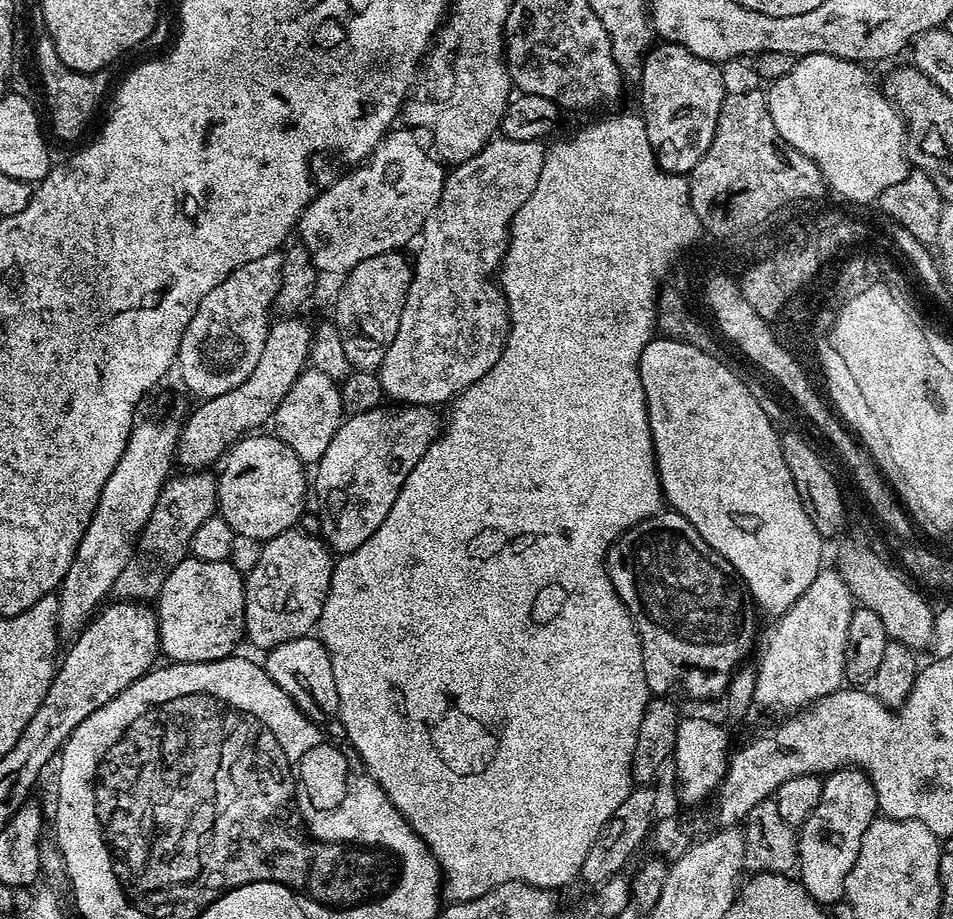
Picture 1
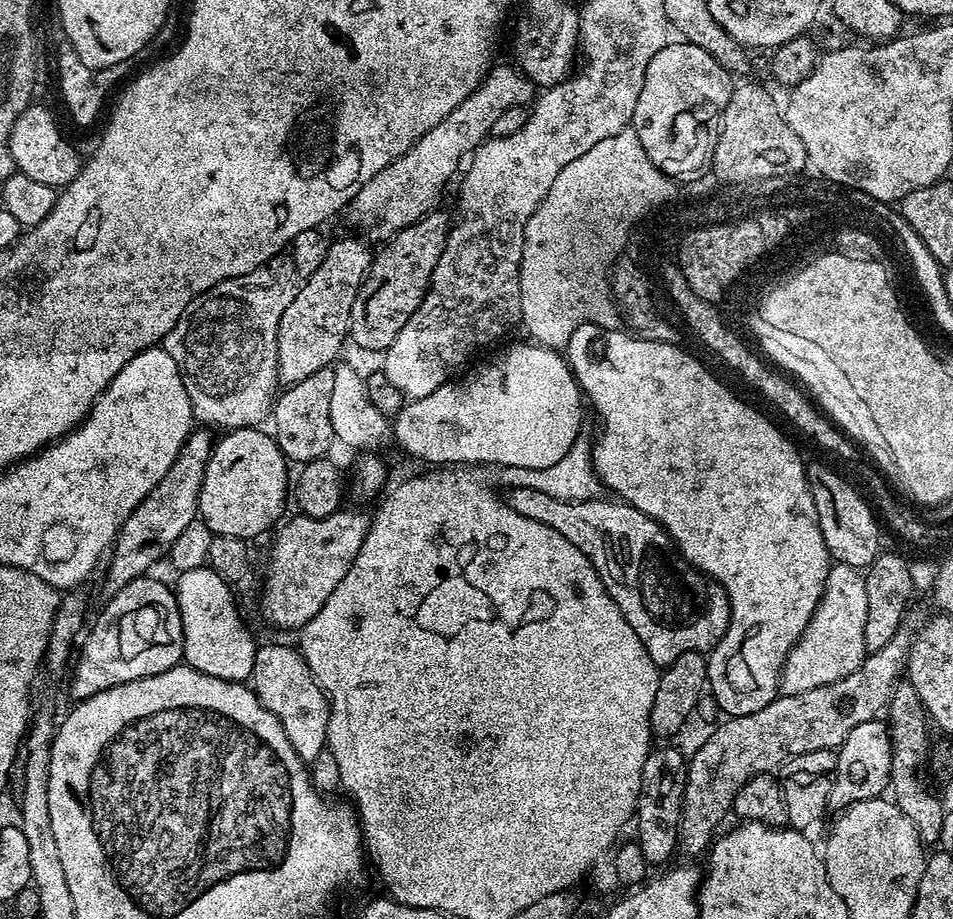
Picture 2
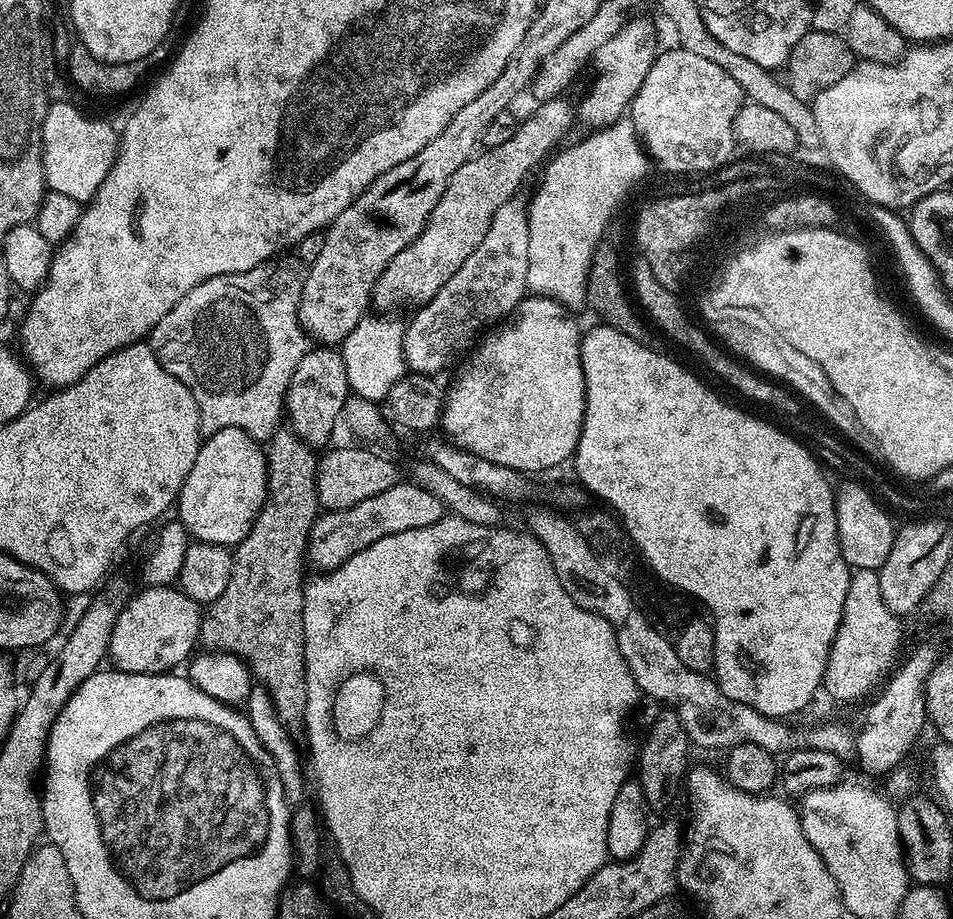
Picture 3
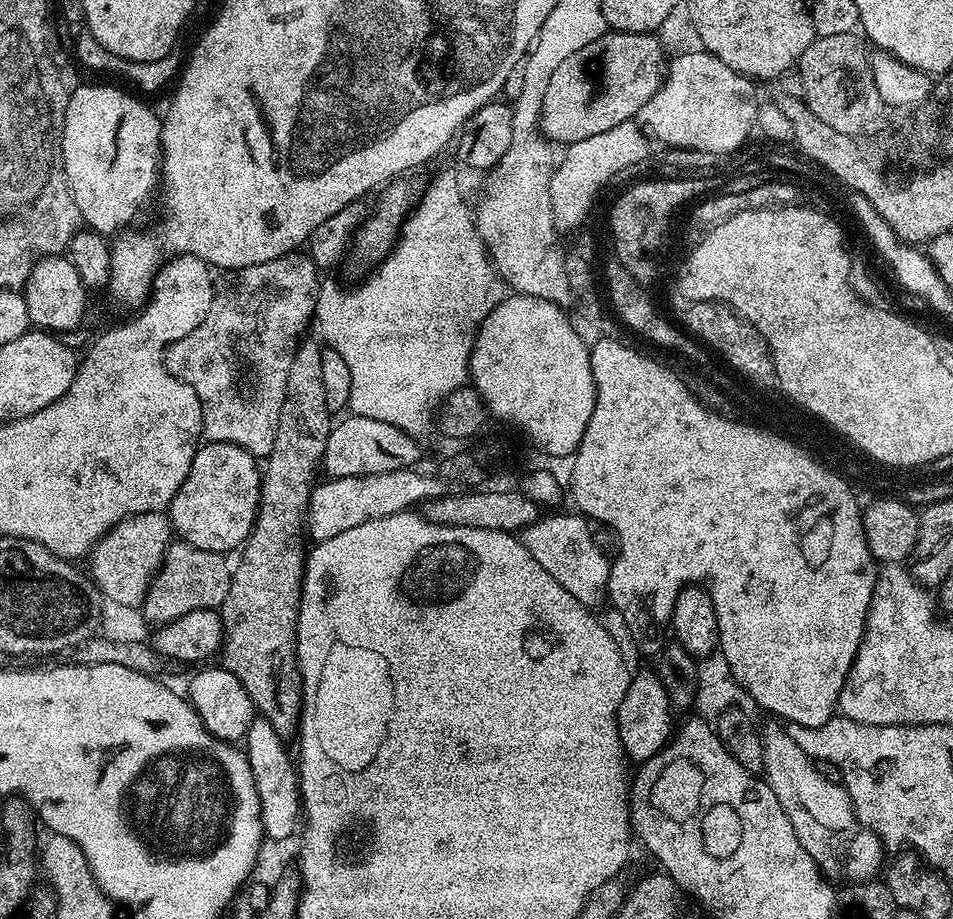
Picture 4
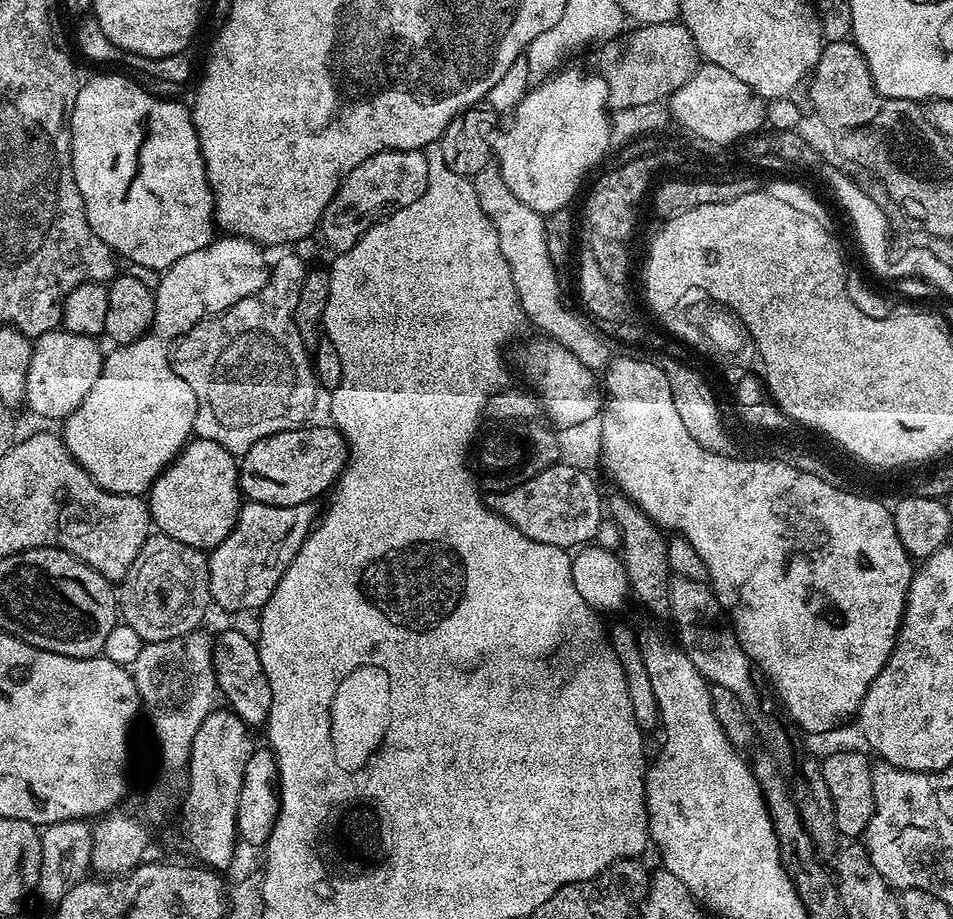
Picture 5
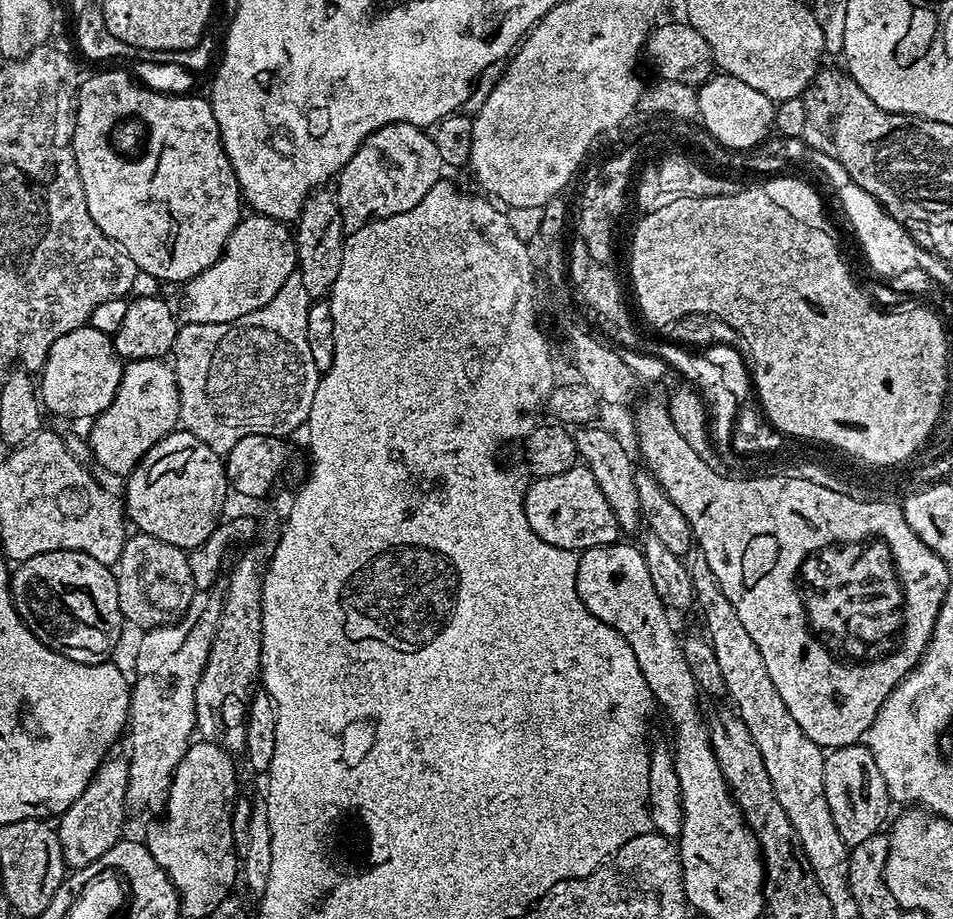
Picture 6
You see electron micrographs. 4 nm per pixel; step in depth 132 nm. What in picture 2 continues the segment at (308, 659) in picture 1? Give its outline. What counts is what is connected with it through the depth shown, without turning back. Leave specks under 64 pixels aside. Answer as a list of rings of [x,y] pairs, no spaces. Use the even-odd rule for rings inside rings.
[[[268,644],[257,647],[254,658],[254,670],[250,677],[250,687],[270,714],[282,722],[290,746],[305,762],[311,762],[322,754],[328,742],[328,695],[320,688],[310,666],[306,666],[304,656],[295,647],[287,648],[284,644]]]

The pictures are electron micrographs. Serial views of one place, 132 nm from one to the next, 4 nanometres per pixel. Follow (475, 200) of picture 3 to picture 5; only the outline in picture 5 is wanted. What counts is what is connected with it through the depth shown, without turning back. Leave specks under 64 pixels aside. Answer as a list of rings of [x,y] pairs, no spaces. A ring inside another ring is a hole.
[[[682,22],[646,24],[633,27],[607,41],[600,52],[599,75],[608,87],[608,103],[613,109],[646,106],[667,101],[698,67],[696,43]]]

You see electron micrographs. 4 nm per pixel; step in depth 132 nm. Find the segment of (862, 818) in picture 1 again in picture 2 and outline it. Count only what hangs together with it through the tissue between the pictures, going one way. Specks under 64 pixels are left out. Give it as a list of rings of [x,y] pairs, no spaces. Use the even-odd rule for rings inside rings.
[[[883,719],[861,722],[855,726],[836,752],[834,790],[828,799],[833,809],[843,810],[863,800],[883,797],[889,791],[892,778],[892,738]]]

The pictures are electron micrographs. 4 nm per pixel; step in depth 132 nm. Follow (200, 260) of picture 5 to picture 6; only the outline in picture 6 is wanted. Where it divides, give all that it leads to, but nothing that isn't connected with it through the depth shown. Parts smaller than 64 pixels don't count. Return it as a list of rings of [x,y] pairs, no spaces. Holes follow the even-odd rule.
[[[245,215],[230,234],[224,255],[183,285],[183,319],[190,324],[228,324],[266,306],[295,271],[296,242],[289,225],[269,216]]]

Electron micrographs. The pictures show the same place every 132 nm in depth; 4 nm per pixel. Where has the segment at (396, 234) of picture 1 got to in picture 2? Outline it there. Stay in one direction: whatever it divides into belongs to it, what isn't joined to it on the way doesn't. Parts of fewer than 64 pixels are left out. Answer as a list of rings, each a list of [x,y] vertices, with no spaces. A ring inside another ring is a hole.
[[[505,62],[497,68],[496,65],[489,67],[476,89],[453,112],[446,114],[446,118],[438,122],[438,126],[422,134],[422,138],[418,138],[418,142],[414,142],[414,146],[410,146],[406,154],[390,162],[390,166],[378,170],[378,174],[374,174],[370,182],[360,185],[358,194],[346,209],[349,222],[354,227],[361,228],[369,241],[384,242],[406,226],[421,220],[439,205],[436,203],[439,202],[448,179],[457,175],[466,154],[475,152],[489,139],[494,121],[506,110],[531,105],[537,92],[537,85],[526,80],[519,68],[511,63]]]

